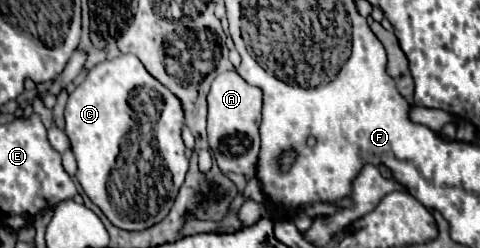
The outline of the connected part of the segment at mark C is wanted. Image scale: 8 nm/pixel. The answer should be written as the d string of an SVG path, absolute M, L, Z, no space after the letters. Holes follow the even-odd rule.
M121 54L113 60L99 62L69 94L65 108L65 132L77 158L77 180L91 202L97 204L117 228L145 230L167 216L189 170L189 160L185 156L185 144L181 138L183 126L185 118L179 98L175 98L171 90L151 76L135 54ZM137 86L155 88L165 98L165 108L157 120L155 134L151 134L151 130L133 130L127 134L135 124L127 98Z

